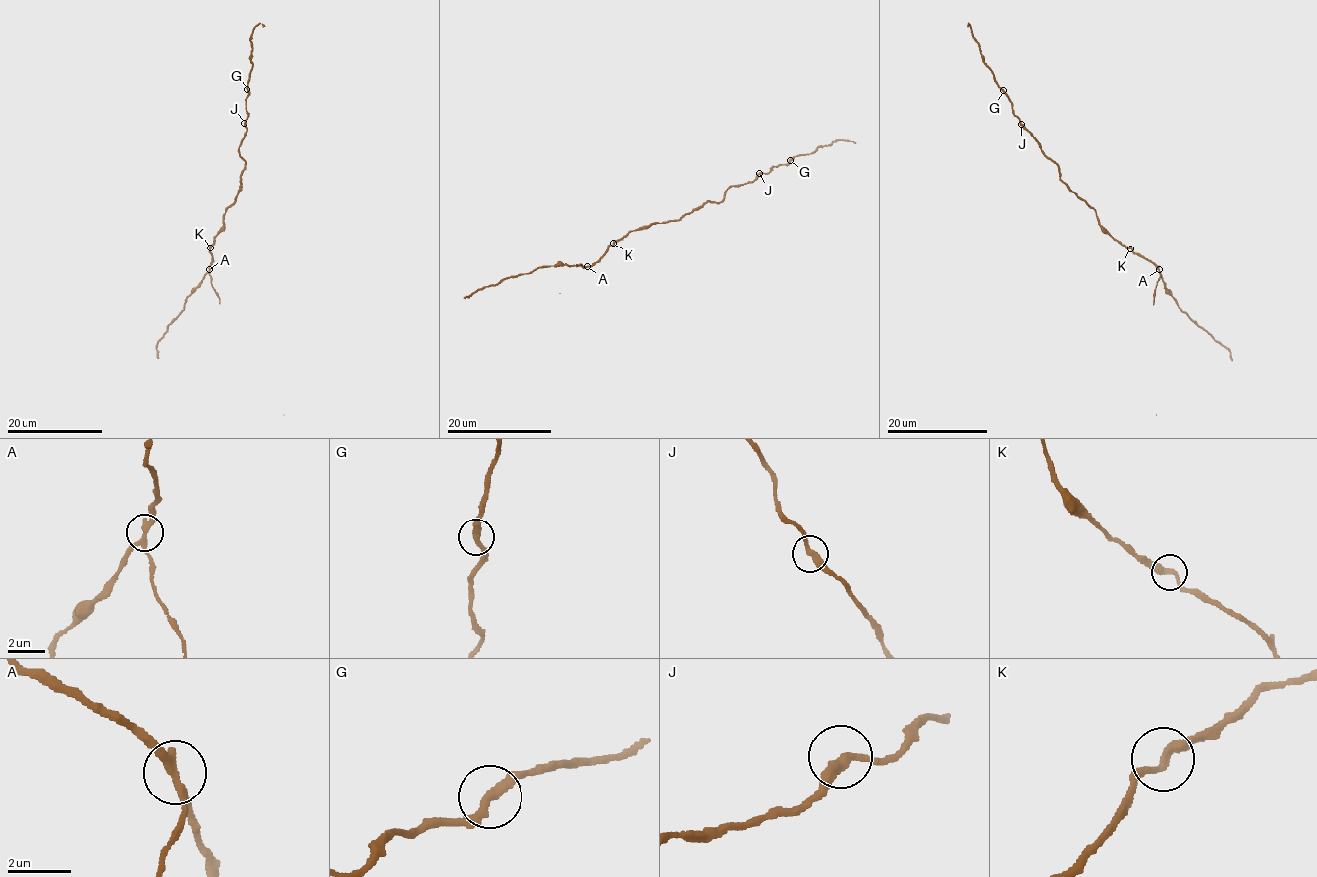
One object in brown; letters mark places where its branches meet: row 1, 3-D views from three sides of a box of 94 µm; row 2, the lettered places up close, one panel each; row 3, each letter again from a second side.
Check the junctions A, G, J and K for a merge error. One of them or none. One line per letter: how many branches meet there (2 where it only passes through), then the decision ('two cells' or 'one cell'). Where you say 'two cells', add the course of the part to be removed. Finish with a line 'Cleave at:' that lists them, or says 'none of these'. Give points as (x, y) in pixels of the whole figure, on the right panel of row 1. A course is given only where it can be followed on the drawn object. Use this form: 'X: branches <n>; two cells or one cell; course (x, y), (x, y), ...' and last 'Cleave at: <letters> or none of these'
A: branches 3; two cells; course (1159, 270), (1154, 304)
G: branches 2; one cell
J: branches 2; one cell
K: branches 2; one cell
Cleave at: A

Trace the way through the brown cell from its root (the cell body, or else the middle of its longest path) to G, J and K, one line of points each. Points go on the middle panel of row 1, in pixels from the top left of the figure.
G: (659, 223), (676, 221), (708, 200), (719, 202), (728, 188), (750, 183), (773, 167), (790, 160)
J: (659, 223), (676, 221), (708, 200), (719, 202), (728, 188), (749, 183), (759, 173)
K: (659, 223), (632, 230), (613, 243)

